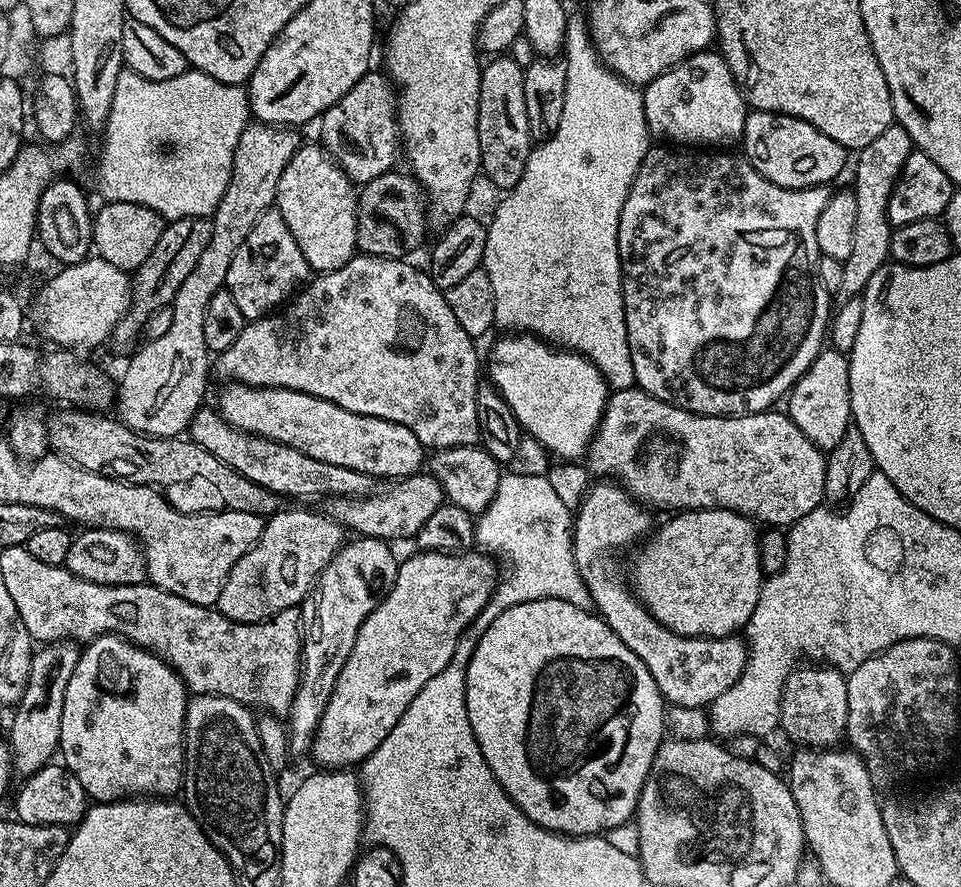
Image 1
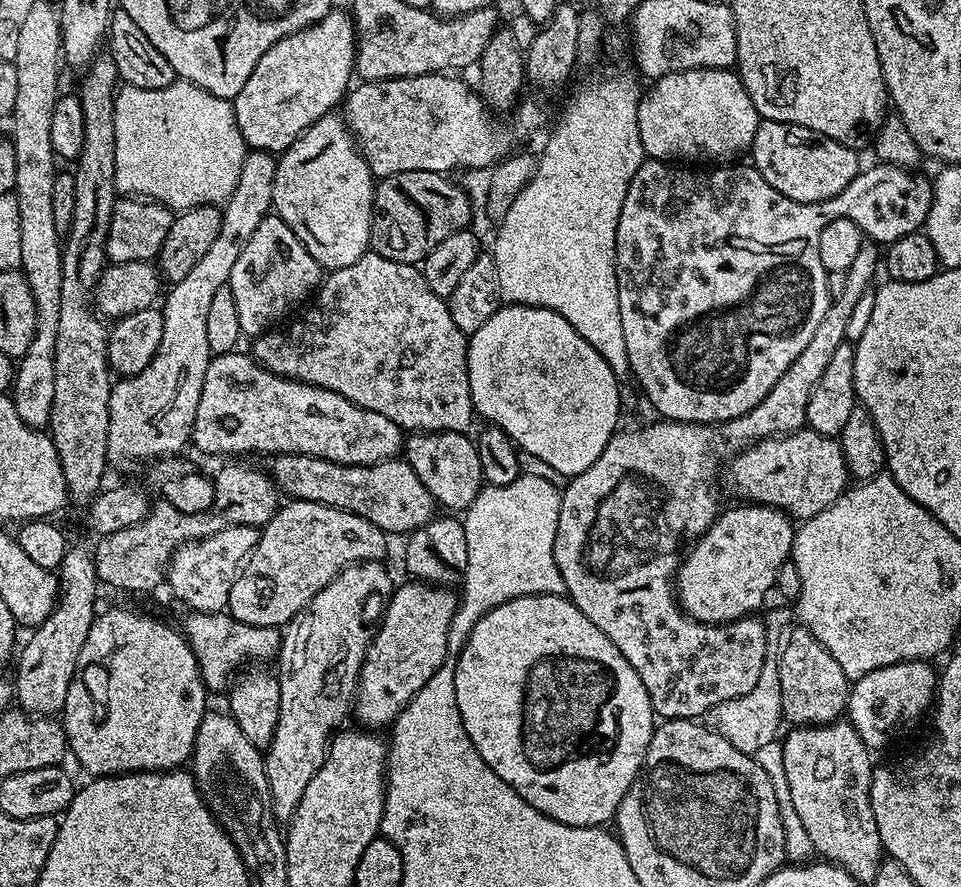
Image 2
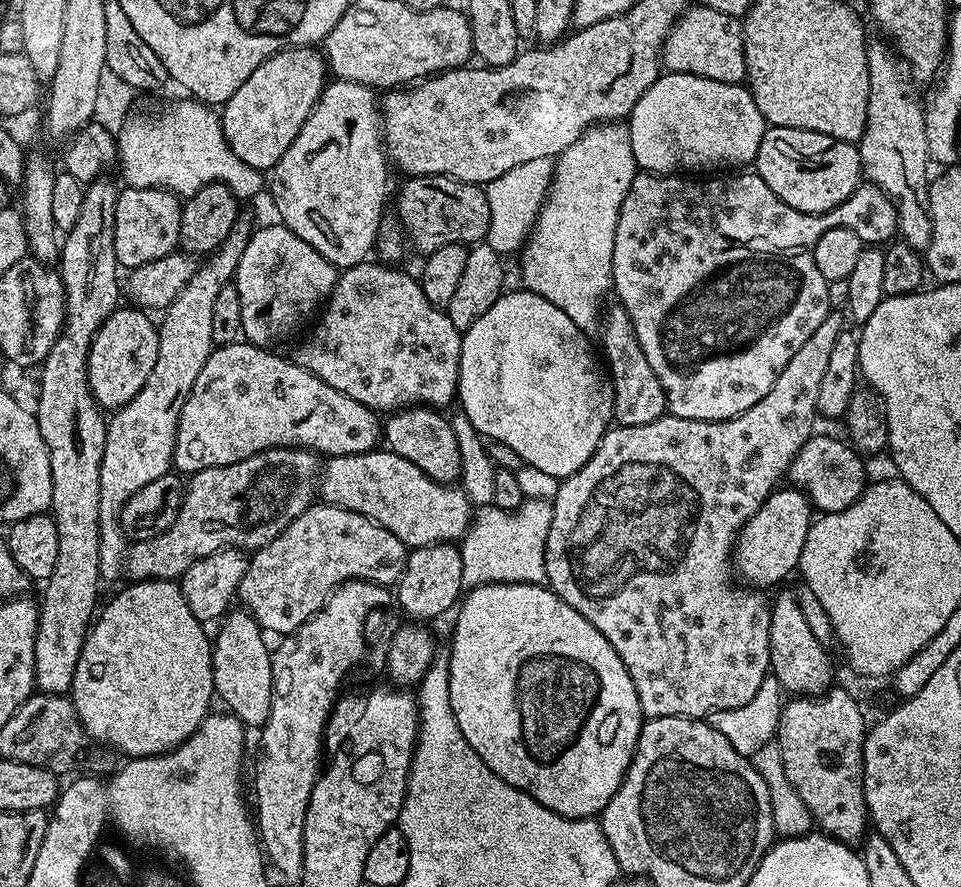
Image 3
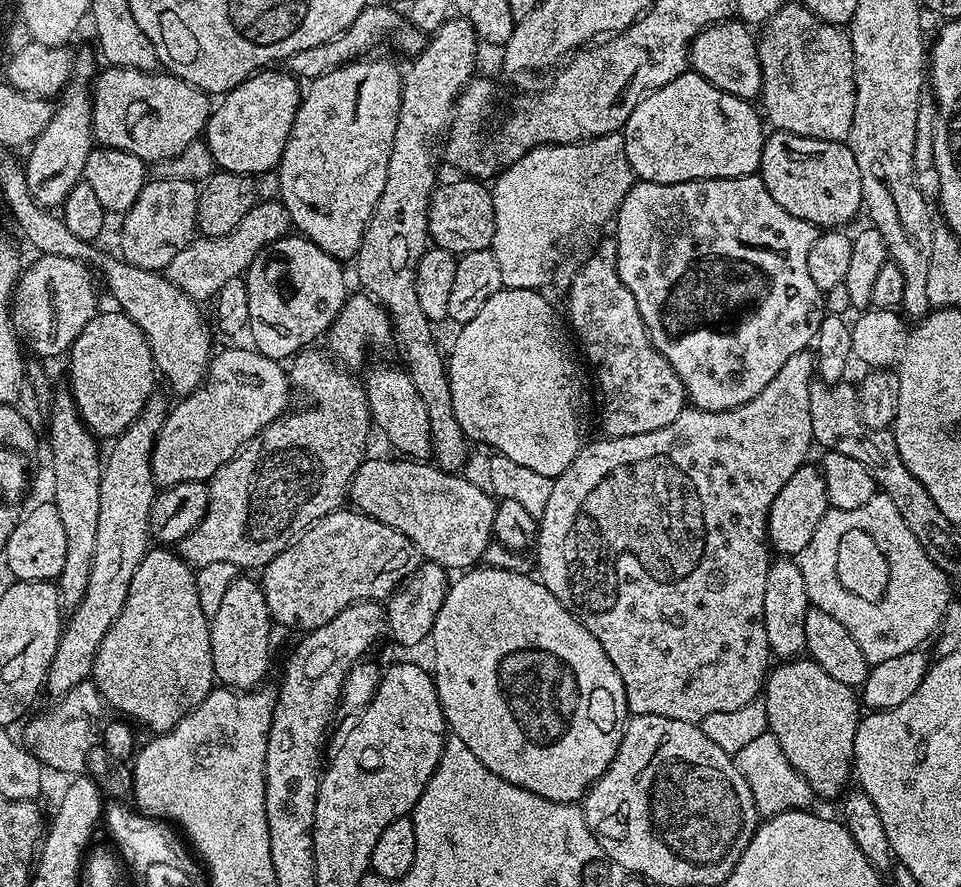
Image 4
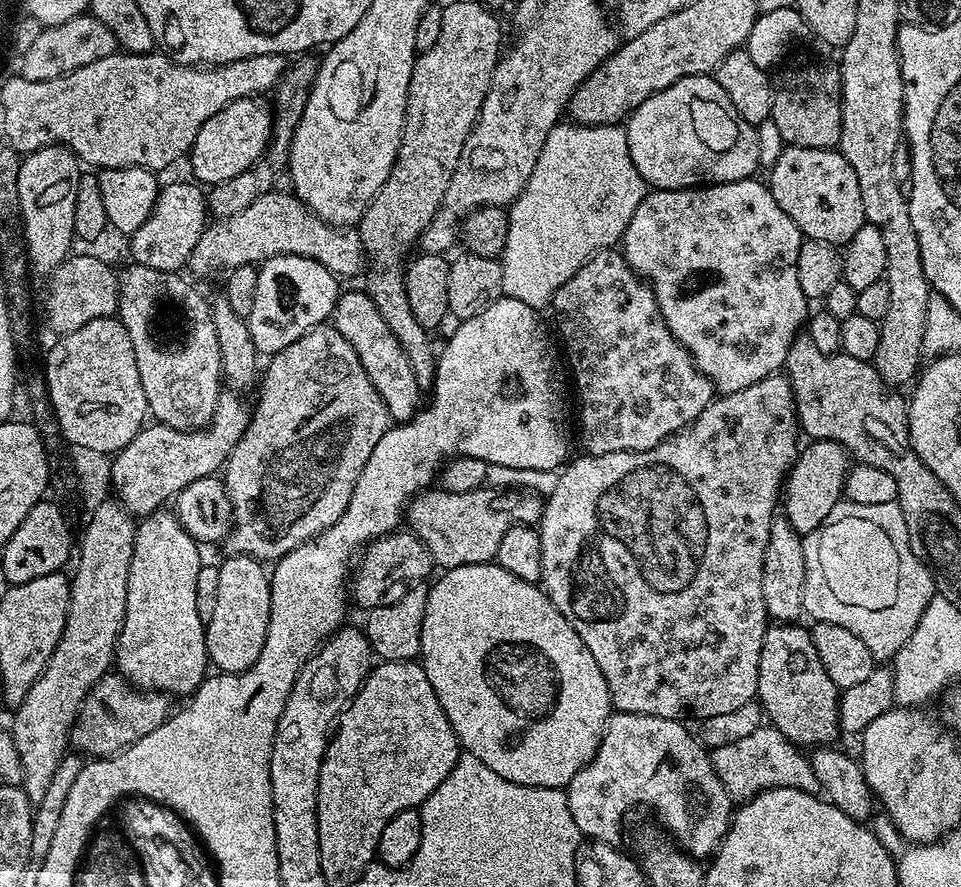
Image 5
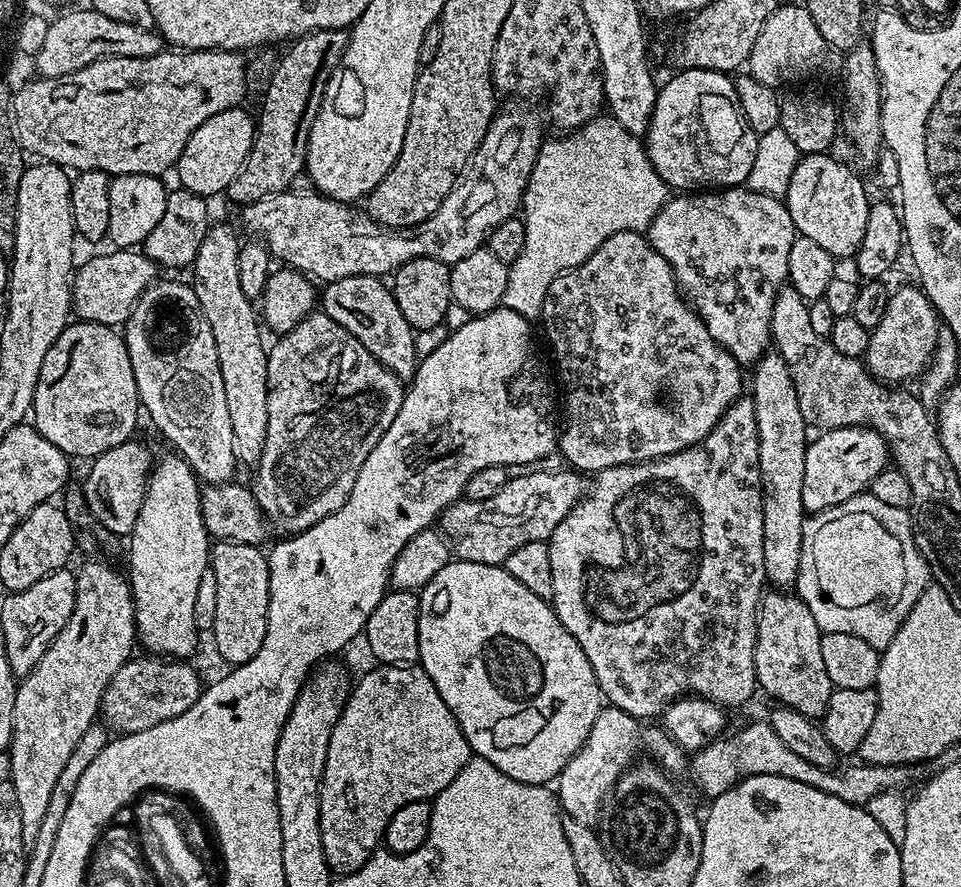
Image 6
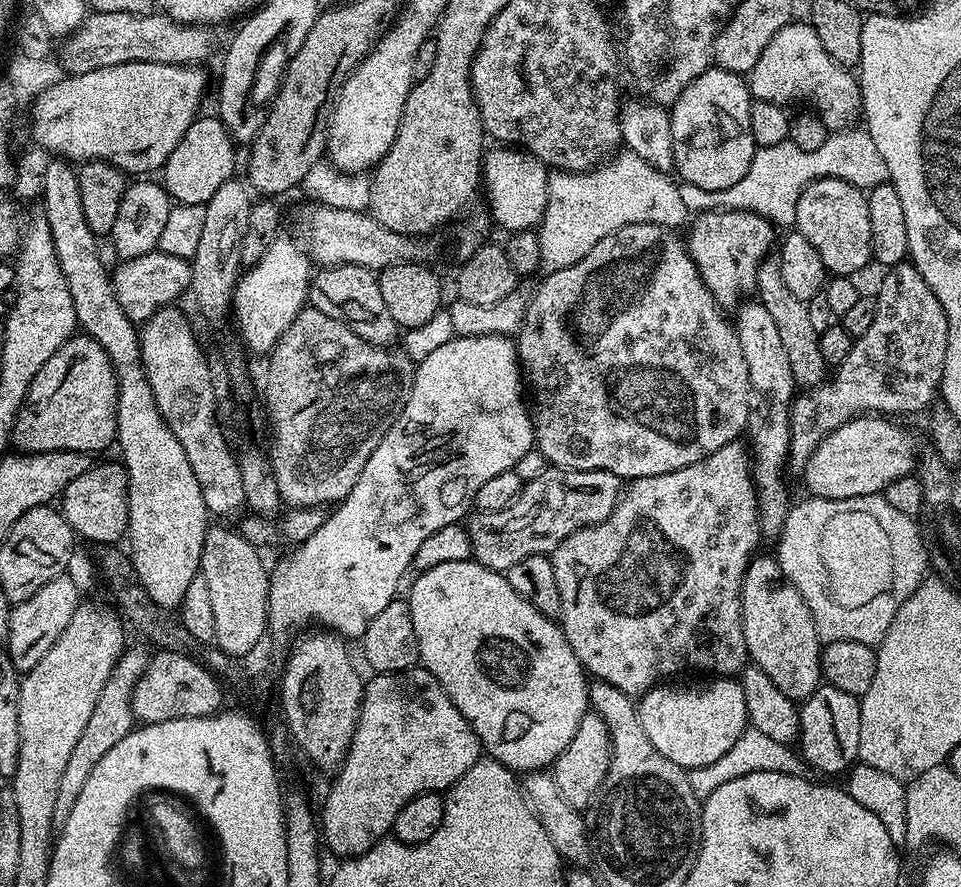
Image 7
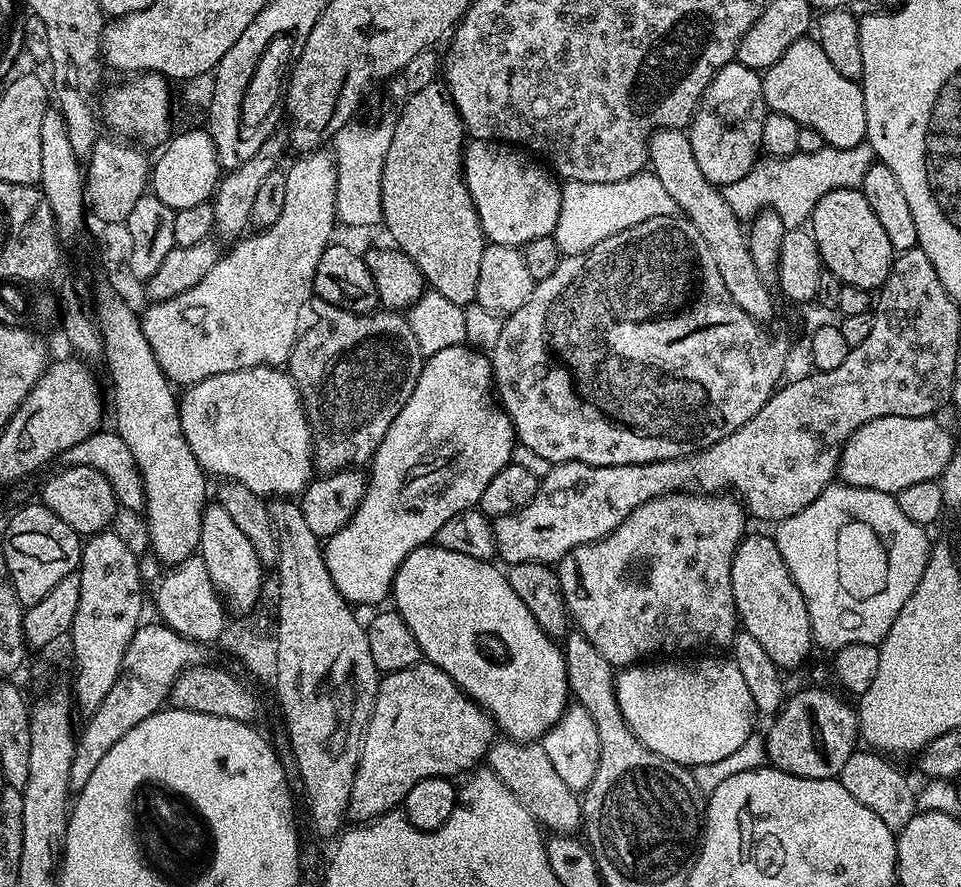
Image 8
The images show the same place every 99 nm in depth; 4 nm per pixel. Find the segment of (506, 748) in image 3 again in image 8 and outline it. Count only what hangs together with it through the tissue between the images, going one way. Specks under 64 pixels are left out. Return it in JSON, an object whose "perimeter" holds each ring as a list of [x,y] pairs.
{"perimeter":[[[439,546],[415,548],[414,551],[400,563],[400,569],[396,571],[396,577],[392,580],[390,596],[393,601],[396,599],[396,604],[394,604],[395,611],[399,612],[404,620],[404,625],[410,630],[410,634],[414,634],[423,659],[427,661],[427,663],[444,671],[469,700],[473,700],[475,704],[480,705],[480,707],[492,717],[493,725],[495,725],[499,731],[500,728],[504,731],[503,735],[507,737],[507,739],[514,740],[518,744],[530,744],[539,741],[560,721],[560,716],[570,703],[564,654],[558,647],[557,641],[545,635],[537,626],[537,623],[534,622],[533,615],[530,614],[530,610],[526,610],[526,606],[522,603],[522,598],[518,598],[518,594],[514,594],[507,575],[505,575],[503,571],[499,572],[494,565],[495,563],[487,560],[470,558],[466,554],[454,554],[452,550],[446,550]]]}

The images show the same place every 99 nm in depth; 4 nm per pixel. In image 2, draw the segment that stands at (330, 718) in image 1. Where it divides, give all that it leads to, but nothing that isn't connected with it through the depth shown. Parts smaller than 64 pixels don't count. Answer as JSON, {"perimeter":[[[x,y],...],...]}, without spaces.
{"perimeter":[[[408,582],[393,591],[387,601],[388,609],[380,620],[380,629],[375,629],[371,637],[368,652],[364,655],[364,664],[360,668],[360,679],[354,697],[354,716],[361,720],[368,730],[384,730],[395,721],[401,710],[430,682],[434,670],[442,666],[448,653],[448,631],[454,618],[454,610],[458,599],[457,593],[448,586],[433,586],[427,582]]]}

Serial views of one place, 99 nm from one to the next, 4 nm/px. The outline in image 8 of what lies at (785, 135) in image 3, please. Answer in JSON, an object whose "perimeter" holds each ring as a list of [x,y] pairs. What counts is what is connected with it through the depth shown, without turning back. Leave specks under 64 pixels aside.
{"perimeter":[[[859,188],[834,189],[825,196],[818,198],[810,219],[810,231],[820,251],[820,258],[825,269],[828,268],[837,276],[840,284],[849,284],[869,290],[879,290],[884,285],[888,272],[892,268],[894,253],[890,240],[882,231],[874,210],[870,210],[870,202],[866,202]]]}

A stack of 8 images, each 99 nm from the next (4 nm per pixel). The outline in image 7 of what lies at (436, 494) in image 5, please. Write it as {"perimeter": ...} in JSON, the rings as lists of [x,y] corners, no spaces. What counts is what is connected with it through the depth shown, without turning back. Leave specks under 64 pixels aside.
{"perimeter":[[[548,466],[533,476],[536,477],[521,487],[510,506],[497,512],[473,511],[467,517],[466,527],[472,543],[472,559],[477,564],[495,572],[507,573],[508,568],[514,566],[514,562],[522,562],[522,558],[550,554],[570,534],[607,518],[622,495],[620,477],[609,472],[574,472],[571,468]]]}

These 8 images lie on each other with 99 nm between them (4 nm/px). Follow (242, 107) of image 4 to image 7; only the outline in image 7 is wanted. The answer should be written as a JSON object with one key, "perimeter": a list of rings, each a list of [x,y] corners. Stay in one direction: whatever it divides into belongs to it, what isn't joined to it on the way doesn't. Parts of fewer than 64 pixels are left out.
{"perimeter":[[[201,115],[182,134],[182,142],[174,146],[174,154],[164,163],[162,183],[168,195],[177,204],[207,204],[209,198],[222,186],[222,182],[233,179],[236,168],[236,148],[228,128],[215,115]]]}

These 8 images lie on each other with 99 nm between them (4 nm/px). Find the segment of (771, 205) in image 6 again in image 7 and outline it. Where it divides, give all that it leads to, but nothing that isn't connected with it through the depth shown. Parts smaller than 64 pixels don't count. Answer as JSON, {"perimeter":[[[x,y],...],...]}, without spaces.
{"perimeter":[[[730,209],[701,212],[687,228],[686,247],[706,290],[710,290],[721,309],[735,309],[741,301],[756,292],[760,263],[773,251],[777,239],[773,222],[758,213]]]}

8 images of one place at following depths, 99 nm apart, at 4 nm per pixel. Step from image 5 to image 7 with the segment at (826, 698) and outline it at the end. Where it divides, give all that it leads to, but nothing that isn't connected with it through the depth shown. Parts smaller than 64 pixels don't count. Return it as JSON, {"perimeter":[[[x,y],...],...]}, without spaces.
{"perimeter":[[[757,555],[748,563],[740,591],[742,626],[746,634],[748,659],[759,667],[786,698],[803,702],[822,683],[820,650],[822,641],[814,626],[810,606],[786,578],[775,555]]]}

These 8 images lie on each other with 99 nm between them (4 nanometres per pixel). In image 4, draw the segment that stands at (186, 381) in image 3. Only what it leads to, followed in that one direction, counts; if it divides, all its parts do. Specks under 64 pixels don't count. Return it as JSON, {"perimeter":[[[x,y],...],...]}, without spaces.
{"perimeter":[[[153,394],[134,422],[121,436],[111,441],[112,453],[107,453],[100,474],[98,490],[98,530],[94,534],[94,558],[90,566],[90,580],[86,582],[86,594],[82,602],[71,609],[63,625],[58,650],[50,662],[46,692],[52,698],[65,696],[74,686],[92,675],[94,658],[106,630],[118,618],[130,590],[130,578],[150,548],[148,518],[153,499],[158,491],[152,478],[152,447],[158,438],[170,404],[160,394]]]}

